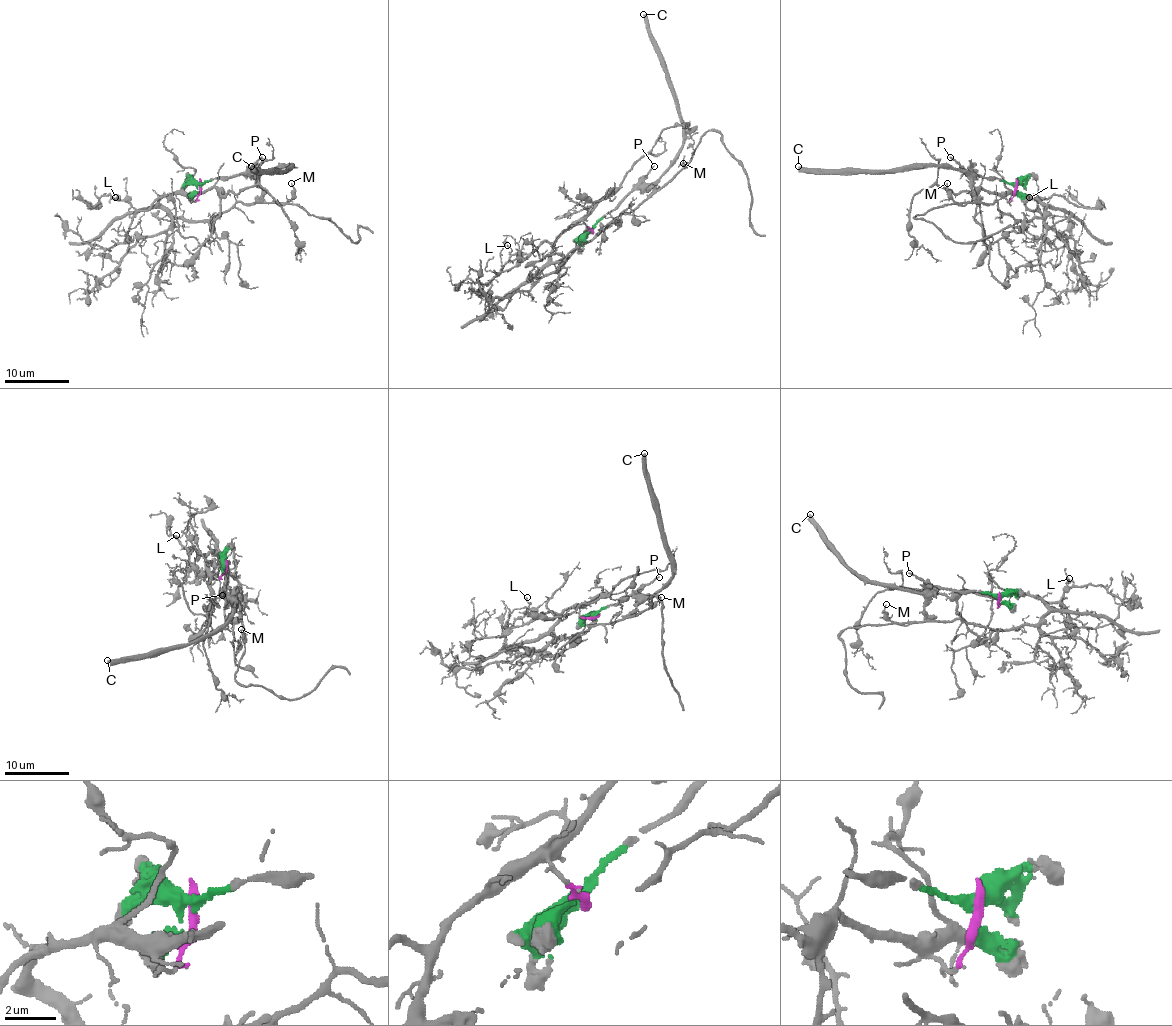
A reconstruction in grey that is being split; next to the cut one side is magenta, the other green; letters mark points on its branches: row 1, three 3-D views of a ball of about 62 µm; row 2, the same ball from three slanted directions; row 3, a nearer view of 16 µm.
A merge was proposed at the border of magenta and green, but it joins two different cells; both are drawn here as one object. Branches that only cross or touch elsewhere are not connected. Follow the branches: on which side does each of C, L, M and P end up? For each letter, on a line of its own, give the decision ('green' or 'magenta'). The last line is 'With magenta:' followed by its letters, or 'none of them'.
C: green
L: magenta
M: magenta
P: green
With magenta: L, M

